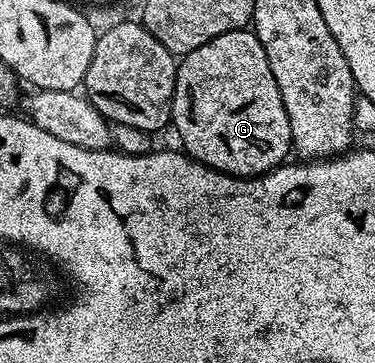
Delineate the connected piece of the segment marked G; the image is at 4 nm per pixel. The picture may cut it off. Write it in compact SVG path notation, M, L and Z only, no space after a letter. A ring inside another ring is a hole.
M251 29L221 33L221 37L213 37L213 41L205 41L205 45L193 49L188 55L184 55L178 60L175 69L175 92L171 98L171 123L179 135L179 142L186 154L197 160L198 163L212 167L214 171L220 171L226 175L238 175L241 179L258 177L265 174L266 171L271 171L274 167L280 166L293 151L289 113L285 111L285 101L281 99L281 89L277 87L277 80L273 77L273 69L269 69L269 57L265 57L265 49L261 49L261 41Z

